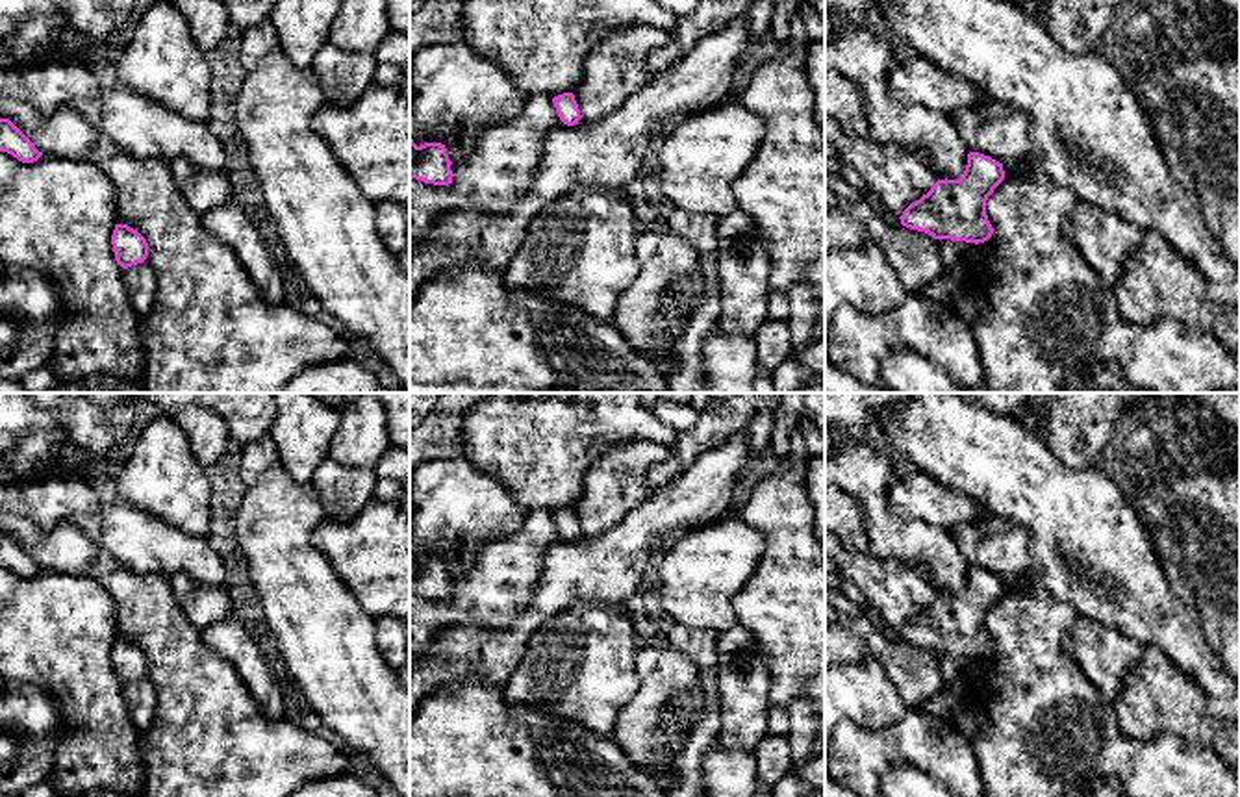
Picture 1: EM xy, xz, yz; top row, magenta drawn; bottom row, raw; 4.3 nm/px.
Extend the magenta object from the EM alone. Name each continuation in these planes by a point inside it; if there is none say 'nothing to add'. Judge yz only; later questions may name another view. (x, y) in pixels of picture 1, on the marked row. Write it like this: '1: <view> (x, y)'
1: yz (1011, 167)

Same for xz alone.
nothing to add

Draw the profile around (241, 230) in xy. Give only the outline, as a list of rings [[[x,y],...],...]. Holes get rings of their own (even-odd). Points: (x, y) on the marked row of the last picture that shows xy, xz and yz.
[[[235,193],[226,204],[206,211],[202,222],[235,254],[269,304],[287,298],[282,272],[271,258],[269,232],[261,217],[252,213]]]

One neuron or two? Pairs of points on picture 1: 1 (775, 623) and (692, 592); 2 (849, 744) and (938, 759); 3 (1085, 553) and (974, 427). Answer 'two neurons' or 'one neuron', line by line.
1: two neurons
2: one neuron
3: one neuron

